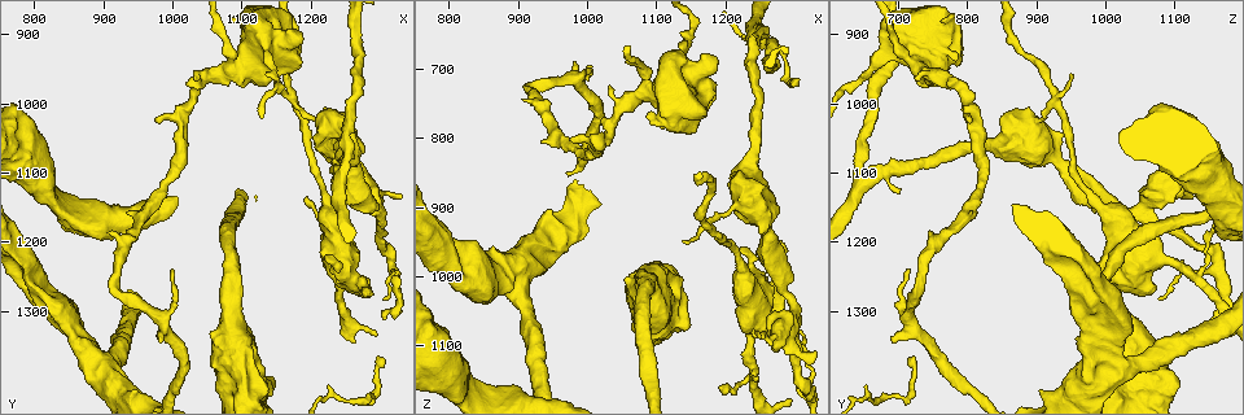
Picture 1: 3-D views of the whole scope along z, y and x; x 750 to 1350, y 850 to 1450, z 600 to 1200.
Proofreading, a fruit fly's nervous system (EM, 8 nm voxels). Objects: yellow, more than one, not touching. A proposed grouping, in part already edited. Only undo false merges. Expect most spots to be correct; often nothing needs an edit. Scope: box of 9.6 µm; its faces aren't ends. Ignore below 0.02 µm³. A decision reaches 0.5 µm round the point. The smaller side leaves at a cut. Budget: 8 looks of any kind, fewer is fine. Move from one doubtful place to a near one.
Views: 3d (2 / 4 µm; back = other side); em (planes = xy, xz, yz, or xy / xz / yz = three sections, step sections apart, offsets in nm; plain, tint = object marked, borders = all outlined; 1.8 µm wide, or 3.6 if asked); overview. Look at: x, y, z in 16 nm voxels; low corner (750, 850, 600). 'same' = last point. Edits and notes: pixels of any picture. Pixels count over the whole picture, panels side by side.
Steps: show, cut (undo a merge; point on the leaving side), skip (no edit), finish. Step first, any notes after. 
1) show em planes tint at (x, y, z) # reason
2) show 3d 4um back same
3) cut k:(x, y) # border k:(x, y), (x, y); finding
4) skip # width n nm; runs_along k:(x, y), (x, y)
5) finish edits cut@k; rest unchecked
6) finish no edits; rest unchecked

show 3d 4um back at (1125, 895, 725)

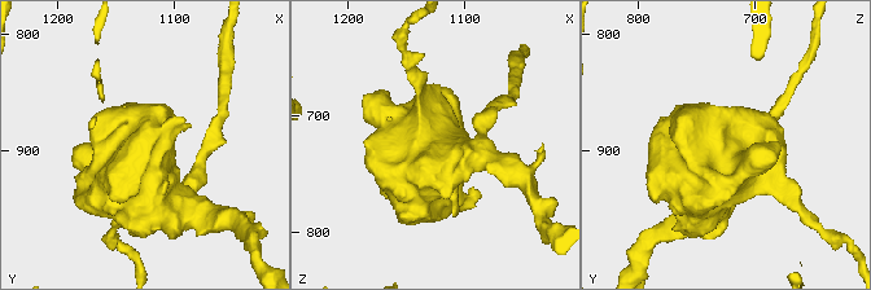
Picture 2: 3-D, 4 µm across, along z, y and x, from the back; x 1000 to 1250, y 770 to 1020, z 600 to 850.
show em 3.6um planes tint same # shape alone is not enough

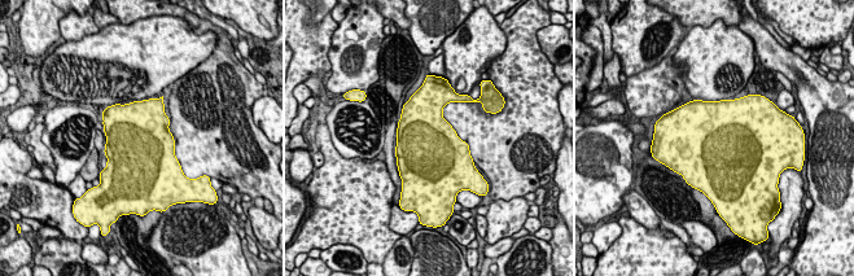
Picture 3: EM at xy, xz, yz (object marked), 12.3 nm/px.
skip # one neuron here

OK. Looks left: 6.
show 3d 4um at (840, 1290, 990) # thick turns thin

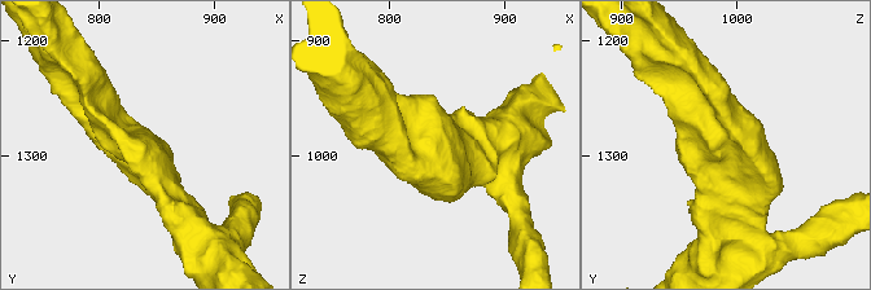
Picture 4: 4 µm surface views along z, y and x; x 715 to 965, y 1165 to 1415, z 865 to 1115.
show em 3.6um planes tint at (838, 1294, 990)

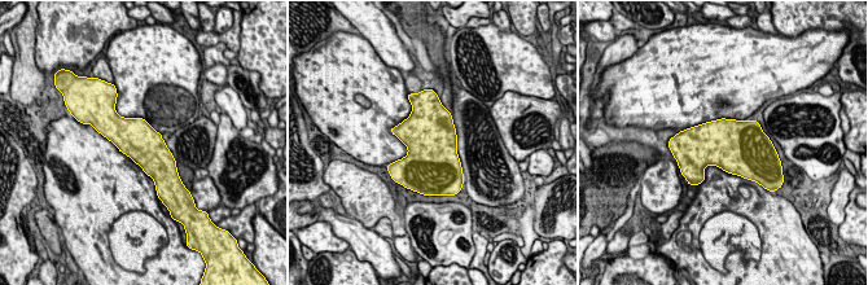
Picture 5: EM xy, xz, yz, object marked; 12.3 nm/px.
skip # width 480 nm; one neuron here

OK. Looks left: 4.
show 3d 2um back at (1265, 1255, 1015) # thick turns thin

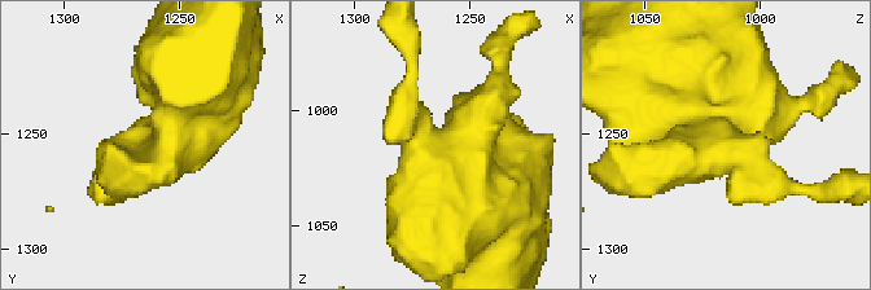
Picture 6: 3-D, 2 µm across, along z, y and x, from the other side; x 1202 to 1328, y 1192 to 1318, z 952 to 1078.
show em 3.6um yz step 8 tint at (1271, 1256, 1014)

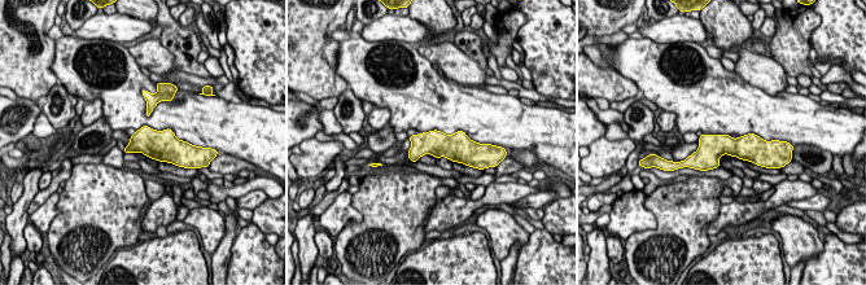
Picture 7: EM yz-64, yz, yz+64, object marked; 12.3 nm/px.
show em 3.6um planes tint same # cut it another way

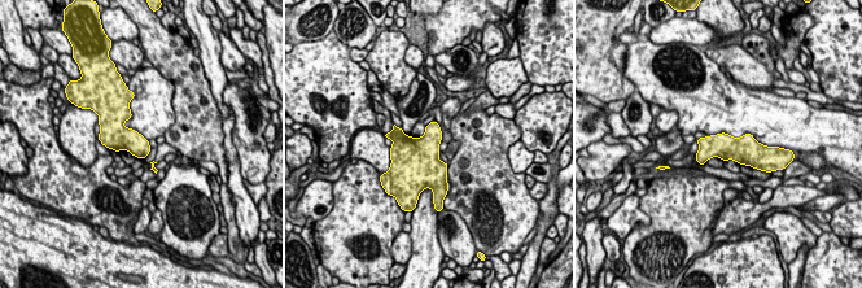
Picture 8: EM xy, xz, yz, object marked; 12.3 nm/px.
skip # all the same neuron

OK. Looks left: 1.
finish no edits; rest unchecked

